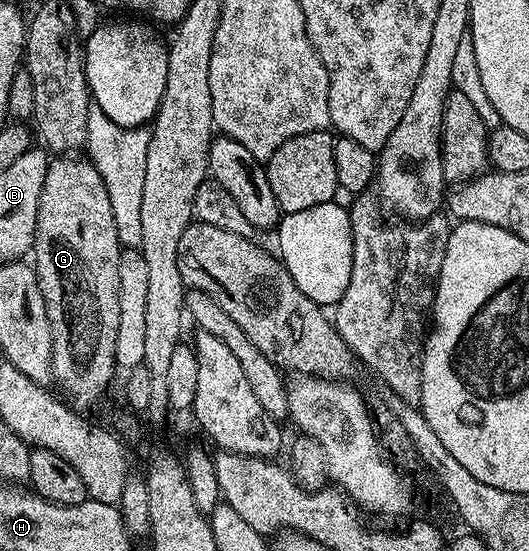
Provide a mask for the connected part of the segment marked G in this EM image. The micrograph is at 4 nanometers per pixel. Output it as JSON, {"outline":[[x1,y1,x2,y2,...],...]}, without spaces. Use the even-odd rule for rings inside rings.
{"outline":[[61,153,50,158,47,177,43,181,43,189,39,193,39,213,37,214,37,232,31,252,31,263,37,273,39,289,43,293,43,301,47,305,47,321,51,321,51,349,53,350,52,382,58,383,65,392,64,398,74,408,93,407,105,395,109,382,113,379,113,371,118,370,115,357,115,337,119,330,119,257,122,253,121,238,115,225,115,213,111,213,111,197,107,193,107,185,103,177,99,177,99,169,88,158,77,153]]}

